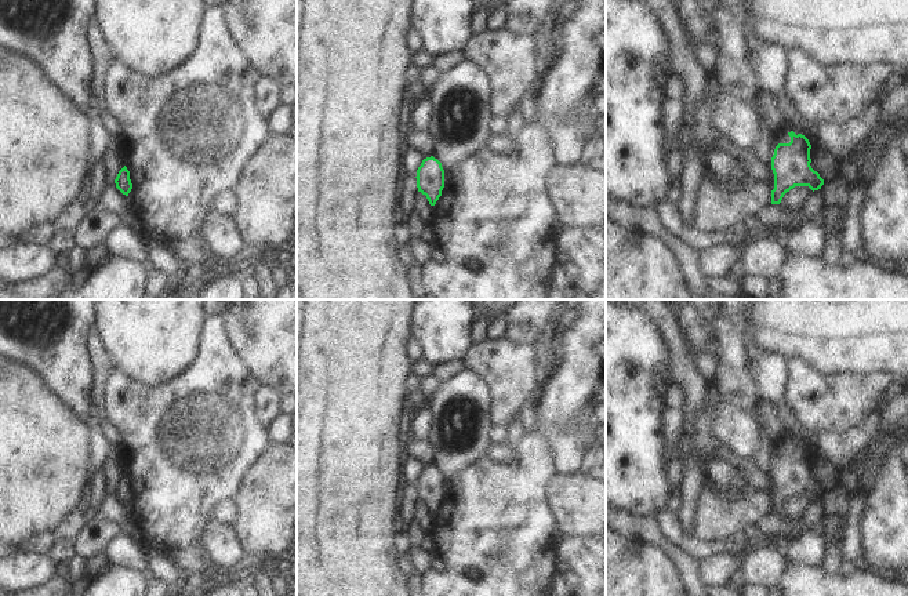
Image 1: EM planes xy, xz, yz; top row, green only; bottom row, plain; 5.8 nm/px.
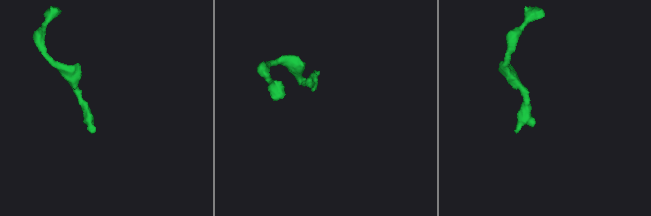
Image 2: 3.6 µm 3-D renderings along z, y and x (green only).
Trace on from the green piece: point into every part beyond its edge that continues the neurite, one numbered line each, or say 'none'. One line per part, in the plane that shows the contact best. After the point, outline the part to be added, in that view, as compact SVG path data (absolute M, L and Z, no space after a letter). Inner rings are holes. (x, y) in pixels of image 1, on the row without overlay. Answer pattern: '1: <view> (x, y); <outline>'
none

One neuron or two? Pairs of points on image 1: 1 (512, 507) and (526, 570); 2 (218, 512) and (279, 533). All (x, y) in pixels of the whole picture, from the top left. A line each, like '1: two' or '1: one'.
1: one
2: two

